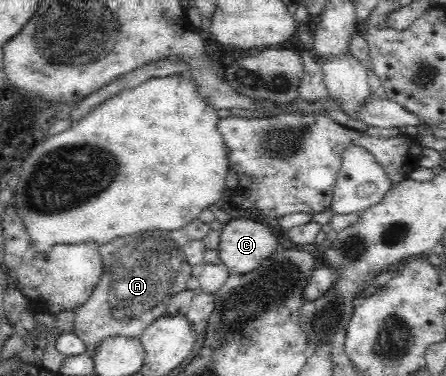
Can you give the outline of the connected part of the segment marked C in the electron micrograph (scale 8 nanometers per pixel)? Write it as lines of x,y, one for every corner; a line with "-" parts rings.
231,219
220,230
217,251
232,273
244,275
255,271
264,259
276,253
277,237
257,219

